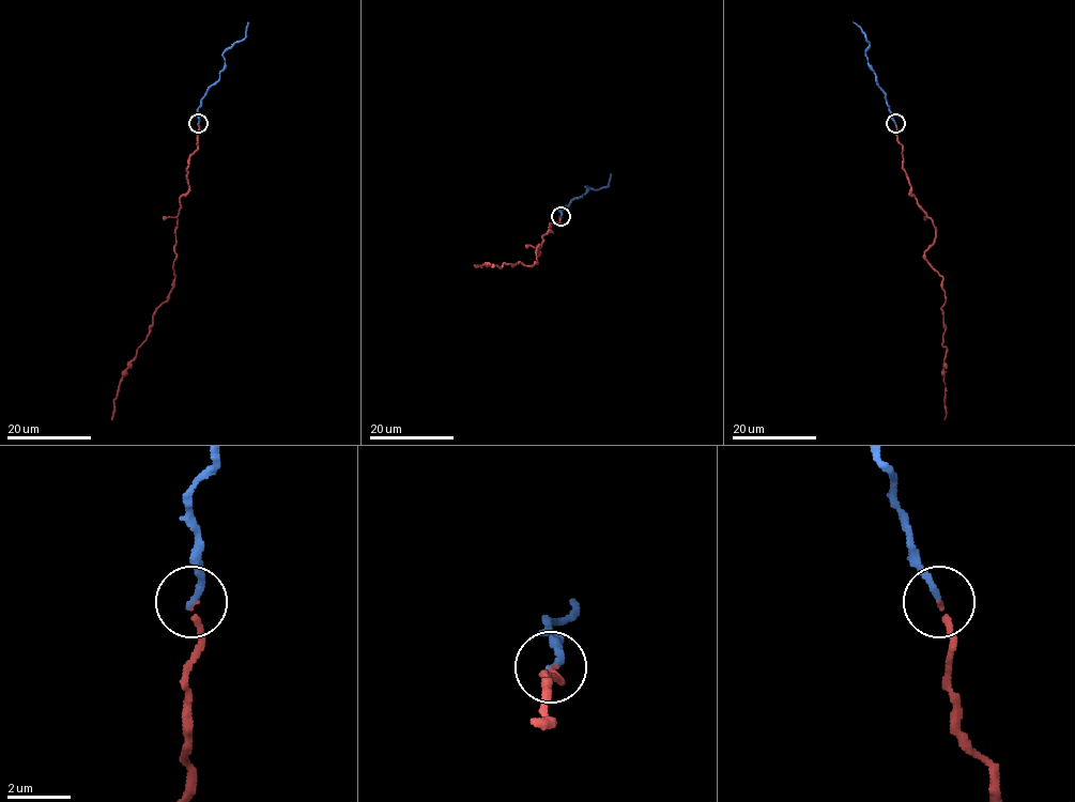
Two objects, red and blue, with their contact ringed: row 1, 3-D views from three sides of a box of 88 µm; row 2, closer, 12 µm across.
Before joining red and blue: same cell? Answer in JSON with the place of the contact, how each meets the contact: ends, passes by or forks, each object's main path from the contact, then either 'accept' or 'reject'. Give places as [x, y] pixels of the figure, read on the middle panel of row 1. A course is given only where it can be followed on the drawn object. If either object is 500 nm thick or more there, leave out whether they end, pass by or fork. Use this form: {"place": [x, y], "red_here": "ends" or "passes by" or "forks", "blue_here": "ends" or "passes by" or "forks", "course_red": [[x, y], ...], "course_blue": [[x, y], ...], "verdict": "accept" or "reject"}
{"place": [561, 216], "red_here": "ends", "blue_here": "ends", "course_red": [[561, 216], [542, 237], [538, 256], [537, 246], [537, 263], [475, 264]], "course_blue": [[561, 216], [561, 210], [587, 190], [585, 186], [605, 187], [611, 173]], "verdict": "accept"}

